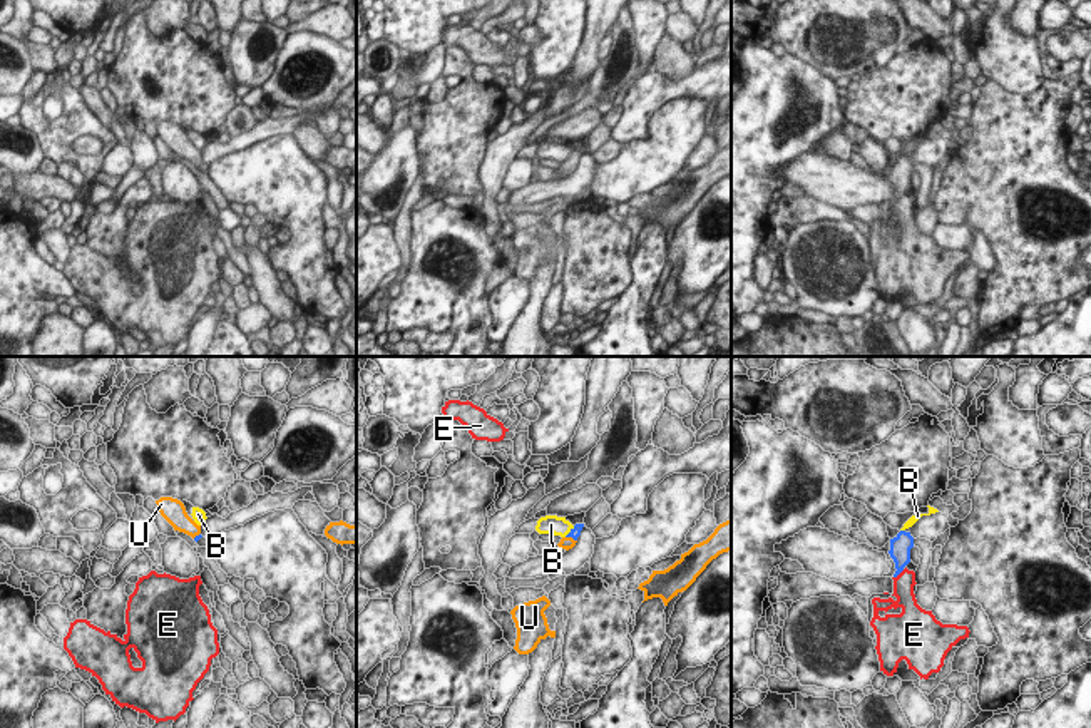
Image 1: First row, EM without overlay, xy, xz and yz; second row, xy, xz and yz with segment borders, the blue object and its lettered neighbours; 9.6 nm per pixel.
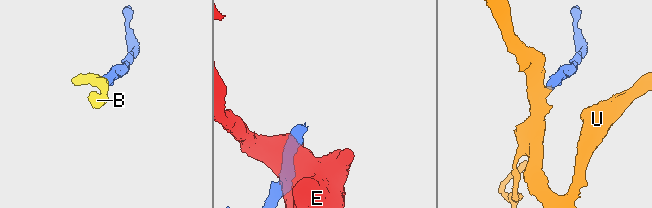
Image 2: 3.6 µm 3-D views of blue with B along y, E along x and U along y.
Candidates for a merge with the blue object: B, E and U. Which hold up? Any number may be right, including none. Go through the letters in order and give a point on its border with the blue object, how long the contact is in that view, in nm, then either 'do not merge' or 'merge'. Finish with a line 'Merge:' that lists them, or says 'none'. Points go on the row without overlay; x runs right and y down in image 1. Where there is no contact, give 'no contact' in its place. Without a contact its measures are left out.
B: contact yz (902, 156); length 50 nm; do not merge
E: contact yz (899, 198); length 140 nm; do not merge
U: contact xz (571, 161); length 120 nm; merge
Merge: U

